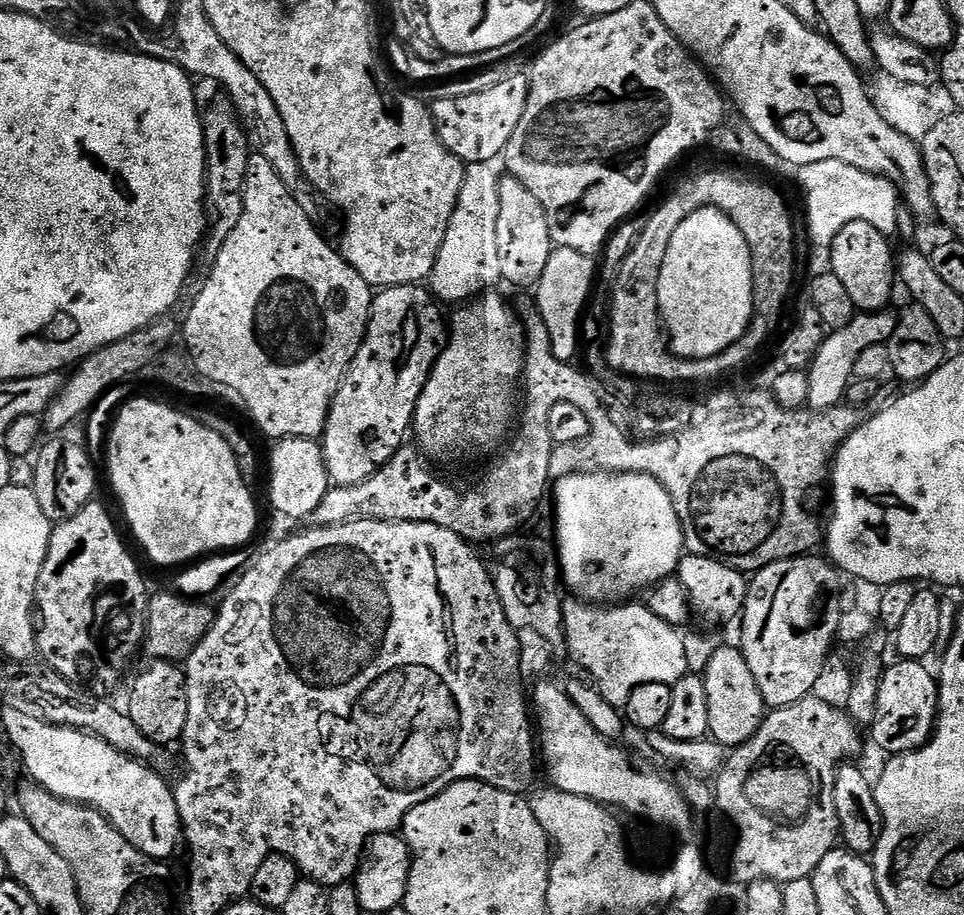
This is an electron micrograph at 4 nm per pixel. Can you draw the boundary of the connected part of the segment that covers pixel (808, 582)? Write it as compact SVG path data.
M820 554L779 560L751 577L738 647L769 709L785 708L813 695L812 687L830 660L828 651L838 640L842 615L840 579L840 569Z

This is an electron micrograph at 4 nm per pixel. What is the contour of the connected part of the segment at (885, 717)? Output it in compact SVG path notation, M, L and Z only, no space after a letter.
M897 659L897 664L889 663L880 683L878 705L878 729L880 740L900 752L912 752L932 739L936 731L936 718L940 707L938 680L927 668L927 663L918 660Z

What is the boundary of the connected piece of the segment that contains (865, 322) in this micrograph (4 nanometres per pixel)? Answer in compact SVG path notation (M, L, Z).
M892 310L865 312L856 315L850 326L829 331L818 354L806 369L810 382L807 407L821 412L827 408L835 408L841 403L845 399L844 391L847 390L848 383L853 383L854 362L858 362L858 354L862 354L862 350L870 350L870 346L887 344L888 339L894 334L897 319L897 313L892 313Z

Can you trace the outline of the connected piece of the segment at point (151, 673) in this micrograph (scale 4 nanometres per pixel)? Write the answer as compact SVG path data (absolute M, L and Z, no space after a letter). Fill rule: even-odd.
M155 663L133 682L126 711L148 740L161 746L169 746L168 744L174 743L175 740L177 743L186 730L186 718L190 714L188 678L185 669L179 663Z

